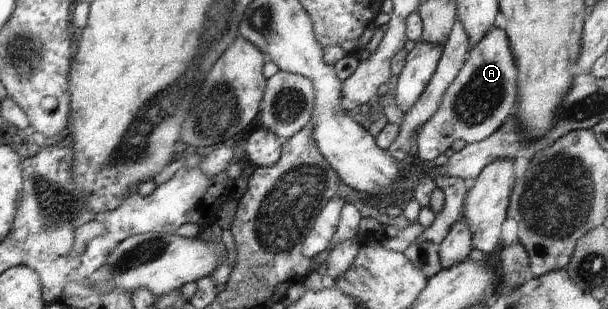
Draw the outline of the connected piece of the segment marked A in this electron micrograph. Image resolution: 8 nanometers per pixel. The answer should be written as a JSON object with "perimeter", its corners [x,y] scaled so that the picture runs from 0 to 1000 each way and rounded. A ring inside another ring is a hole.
{"perimeter":[[[827,94],[804,97],[785,142],[766,172],[755,233],[722,327],[712,375],[692,408],[686,437],[686,515],[711,521],[729,498],[742,463],[755,447],[766,463],[781,463],[811,434],[844,359],[850,220],[837,162],[837,139]],[[742,405],[742,434],[729,430],[729,414]]]}

